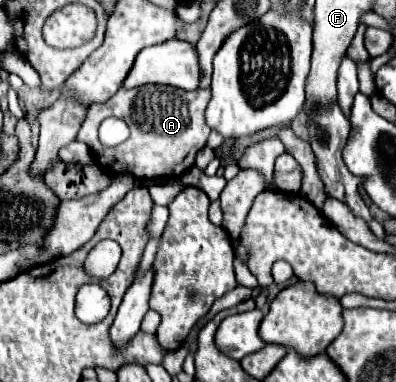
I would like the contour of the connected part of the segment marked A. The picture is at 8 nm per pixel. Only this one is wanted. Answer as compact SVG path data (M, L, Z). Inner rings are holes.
M152 84L138 88L120 88L108 102L90 106L86 120L78 132L78 140L88 144L88 148L96 156L96 162L110 174L132 170L136 178L176 178L194 166L196 154L208 144L210 130L204 122L208 98L210 90L162 90L162 86ZM110 116L122 118L130 126L130 138L114 148L102 146L102 142L98 140L98 126L104 118ZM102 156L104 160L114 160L114 164L102 162Z

